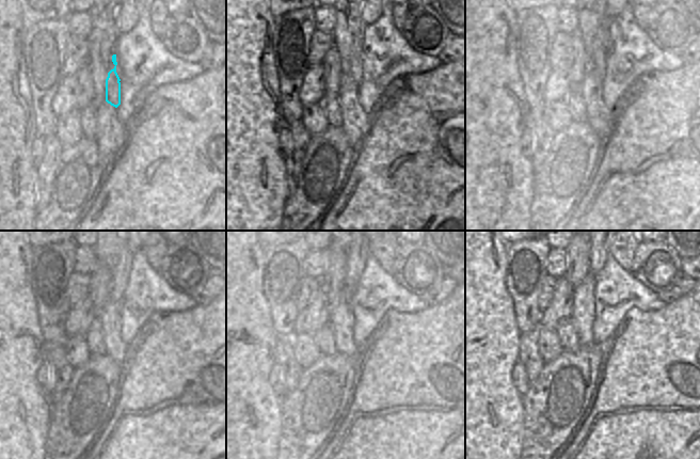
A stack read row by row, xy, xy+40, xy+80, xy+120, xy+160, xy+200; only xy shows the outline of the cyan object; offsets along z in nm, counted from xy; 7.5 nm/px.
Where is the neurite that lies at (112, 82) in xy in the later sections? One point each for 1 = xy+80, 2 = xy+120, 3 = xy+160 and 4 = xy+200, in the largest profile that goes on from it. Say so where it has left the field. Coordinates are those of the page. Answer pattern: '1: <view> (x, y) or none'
1: xy+80 (597, 61)
2: xy+120 (120, 274)
3: xy+160 (358, 252)
4: xy+200 (599, 252)

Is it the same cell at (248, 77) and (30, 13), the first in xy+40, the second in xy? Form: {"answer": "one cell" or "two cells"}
{"answer": "two cells"}

